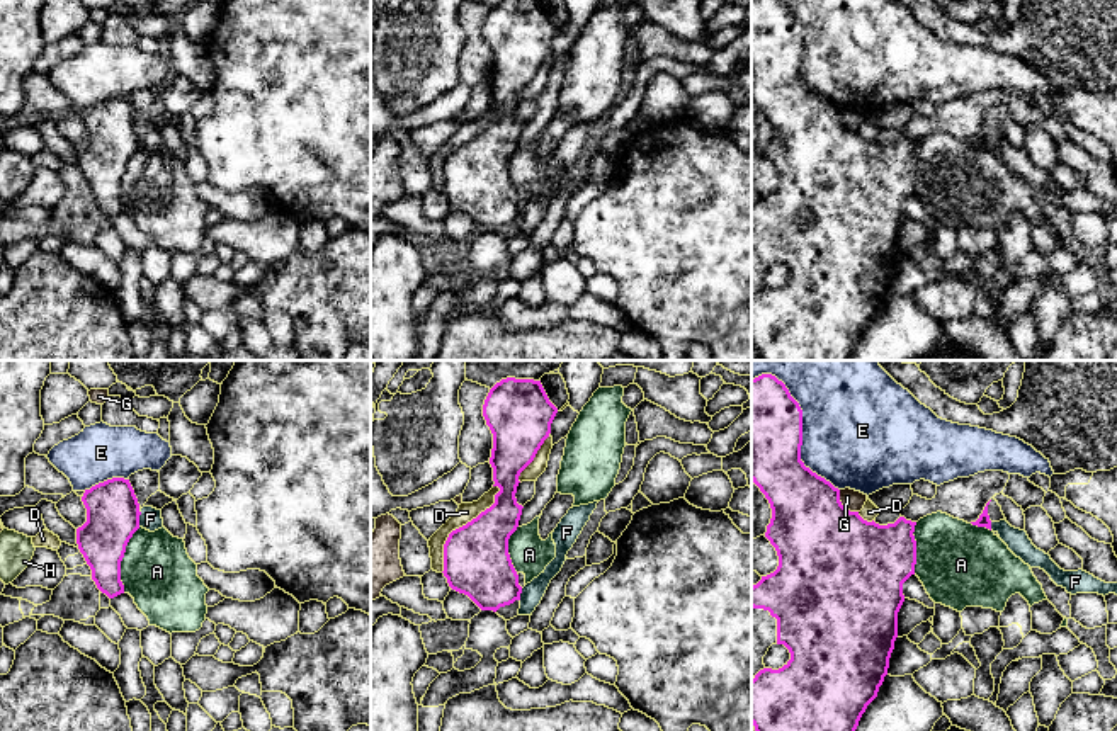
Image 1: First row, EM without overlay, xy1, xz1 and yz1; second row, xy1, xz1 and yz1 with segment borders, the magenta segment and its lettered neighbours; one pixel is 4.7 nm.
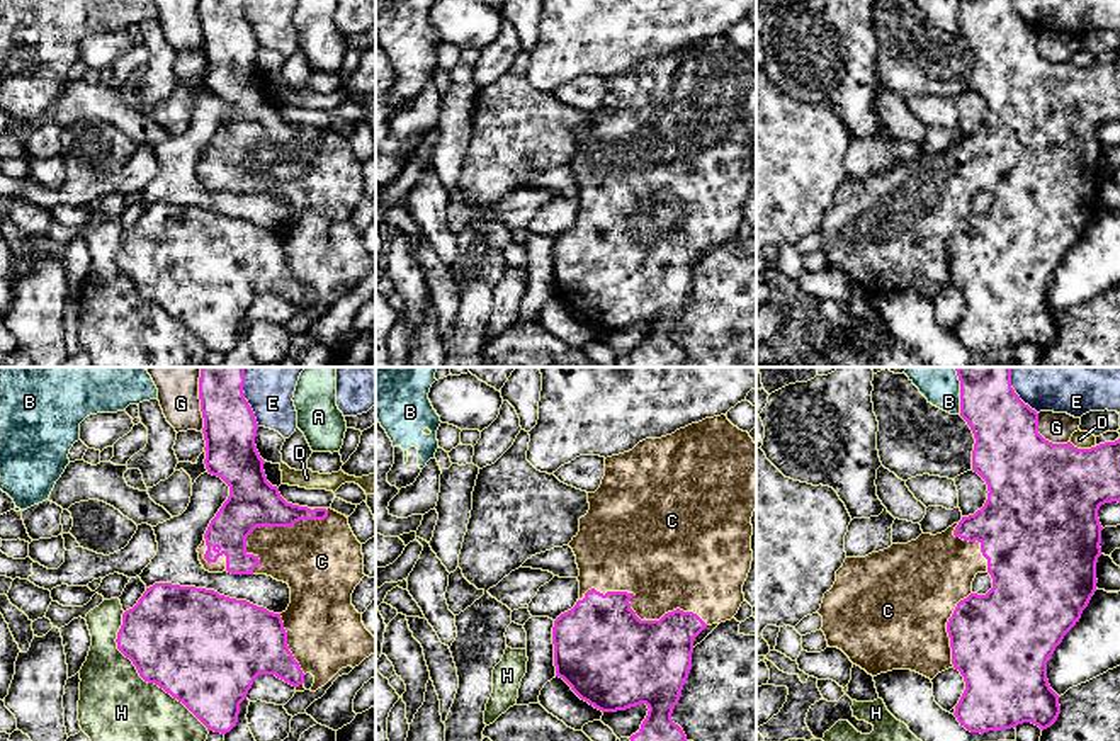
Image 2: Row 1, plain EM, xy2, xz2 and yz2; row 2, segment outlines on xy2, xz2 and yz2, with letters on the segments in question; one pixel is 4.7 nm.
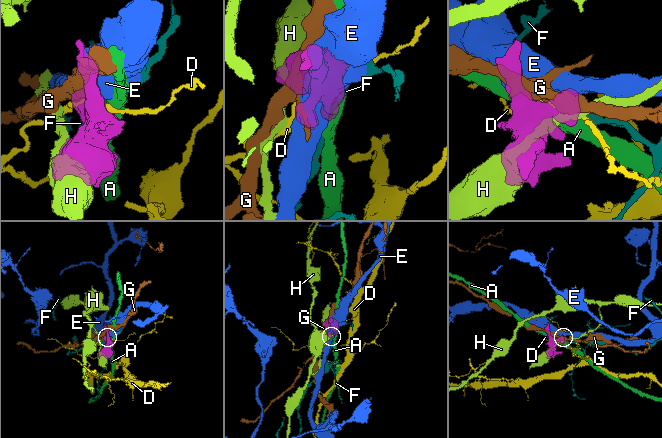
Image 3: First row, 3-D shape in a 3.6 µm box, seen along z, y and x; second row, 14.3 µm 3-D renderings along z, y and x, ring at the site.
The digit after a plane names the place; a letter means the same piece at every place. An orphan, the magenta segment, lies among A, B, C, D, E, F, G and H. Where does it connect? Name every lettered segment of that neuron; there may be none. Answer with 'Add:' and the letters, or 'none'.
Add: C

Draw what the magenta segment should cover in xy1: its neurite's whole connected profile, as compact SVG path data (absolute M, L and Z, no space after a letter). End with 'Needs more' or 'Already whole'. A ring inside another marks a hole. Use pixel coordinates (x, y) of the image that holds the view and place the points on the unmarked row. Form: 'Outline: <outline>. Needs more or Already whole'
Outline: M112 97L85 109L87 141L77 148L77 163L92 189L92 199L109 218L124 212L121 180L139 148L139 122L129 99Z. Already whole

